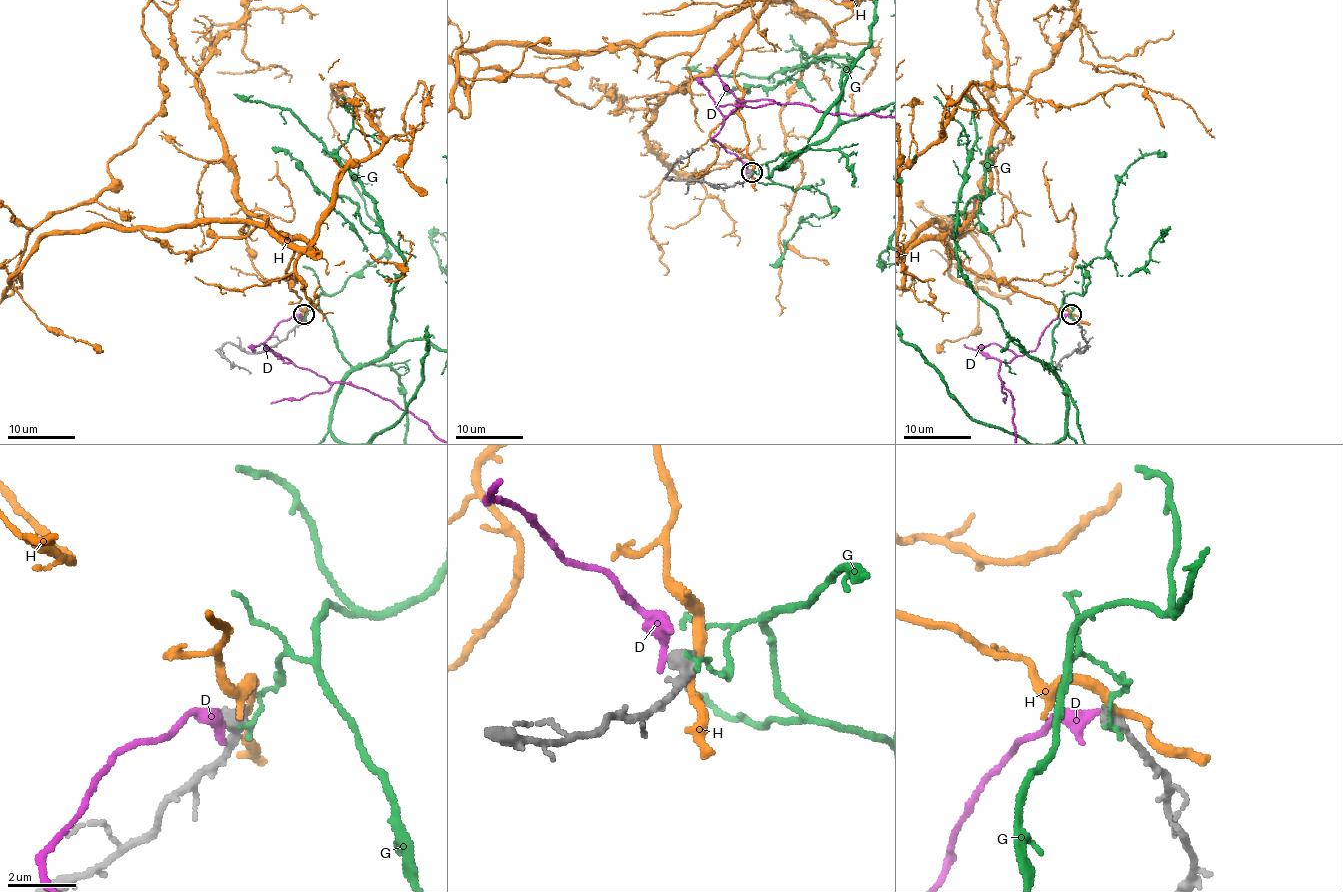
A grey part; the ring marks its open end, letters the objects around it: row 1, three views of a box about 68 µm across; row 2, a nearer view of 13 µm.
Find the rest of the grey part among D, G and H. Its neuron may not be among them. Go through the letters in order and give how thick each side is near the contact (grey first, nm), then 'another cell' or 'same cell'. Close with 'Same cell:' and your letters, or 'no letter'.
D: 500 nm thick on the grey side, 300 nm on the other; another cell
G: 500 nm thick on the grey side, 140 nm on the other; another cell
H: 500 nm thick on the grey side, 220 nm on the other; another cell
Same cell: no letter

